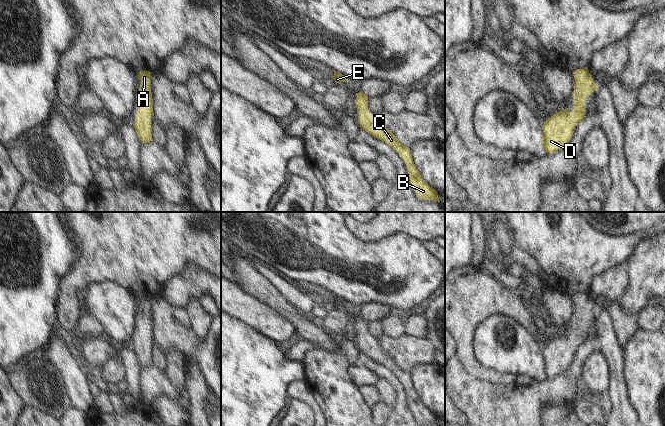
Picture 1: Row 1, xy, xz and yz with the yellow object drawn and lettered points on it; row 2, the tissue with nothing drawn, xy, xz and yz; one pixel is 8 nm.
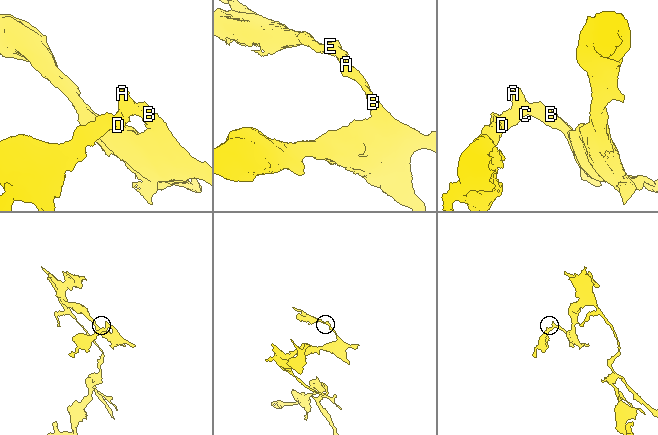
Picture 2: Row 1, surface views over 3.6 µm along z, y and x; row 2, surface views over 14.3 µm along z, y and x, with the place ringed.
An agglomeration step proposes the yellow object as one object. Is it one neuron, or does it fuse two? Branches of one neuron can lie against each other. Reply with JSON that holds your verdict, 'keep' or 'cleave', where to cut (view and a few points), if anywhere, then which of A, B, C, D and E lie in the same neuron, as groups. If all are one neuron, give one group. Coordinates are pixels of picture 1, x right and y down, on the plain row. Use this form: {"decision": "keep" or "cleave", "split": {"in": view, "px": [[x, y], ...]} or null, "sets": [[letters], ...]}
{"decision": "keep", "split": null, "sets": [["A", "B", "C", "D", "E"]]}

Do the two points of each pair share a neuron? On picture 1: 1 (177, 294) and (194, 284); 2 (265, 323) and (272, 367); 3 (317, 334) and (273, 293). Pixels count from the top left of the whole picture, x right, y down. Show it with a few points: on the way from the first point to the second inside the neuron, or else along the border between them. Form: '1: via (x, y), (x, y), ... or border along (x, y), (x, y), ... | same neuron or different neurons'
1: via (181, 290), (190, 284) | same neuron
2: border along (247, 323), (276, 343) | different neurons
3: via (305, 328), (282, 305) | same neuron

